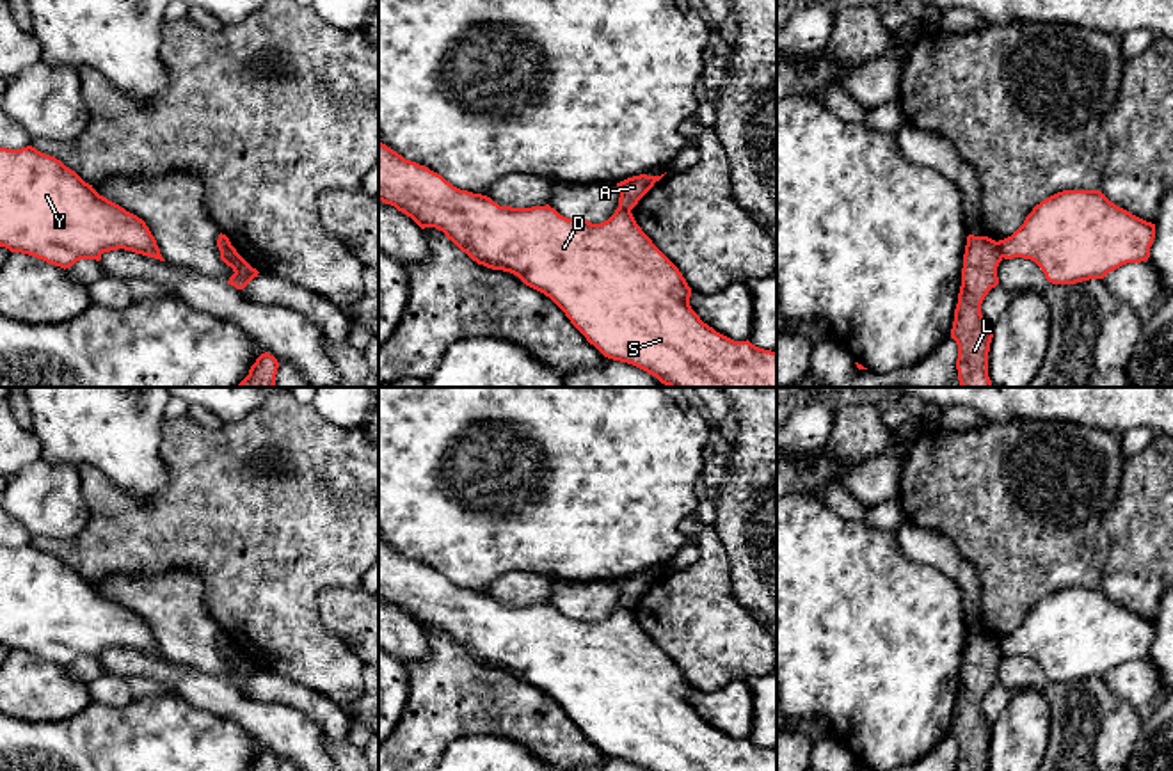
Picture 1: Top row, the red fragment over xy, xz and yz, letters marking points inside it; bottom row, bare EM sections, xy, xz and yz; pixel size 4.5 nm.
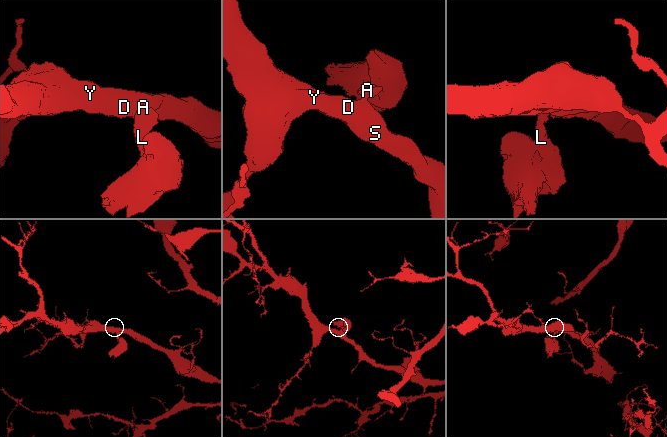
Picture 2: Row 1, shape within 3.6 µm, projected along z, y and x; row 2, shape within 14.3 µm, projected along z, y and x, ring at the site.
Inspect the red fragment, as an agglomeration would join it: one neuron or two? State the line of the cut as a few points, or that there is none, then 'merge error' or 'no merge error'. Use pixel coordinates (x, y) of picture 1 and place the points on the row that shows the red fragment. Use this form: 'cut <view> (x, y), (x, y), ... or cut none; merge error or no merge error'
cut yz (996, 242), (1003, 256); merge error

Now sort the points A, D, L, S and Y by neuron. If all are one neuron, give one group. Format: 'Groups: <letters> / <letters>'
Groups: A L / D S Y

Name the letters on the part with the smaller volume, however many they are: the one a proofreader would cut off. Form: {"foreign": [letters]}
{"foreign": ["A", "L"]}

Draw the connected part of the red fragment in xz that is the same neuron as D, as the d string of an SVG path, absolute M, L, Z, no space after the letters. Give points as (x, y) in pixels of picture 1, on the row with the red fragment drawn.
M379 140L379 201L411 217L421 229L435 227L473 261L517 275L549 297L604 357L633 364L668 387L777 387L777 352L734 341L704 323L691 309L691 288L679 268L642 231L629 210L617 208L601 222L567 219L549 204L499 206L491 197L460 190L425 165L405 160Z

